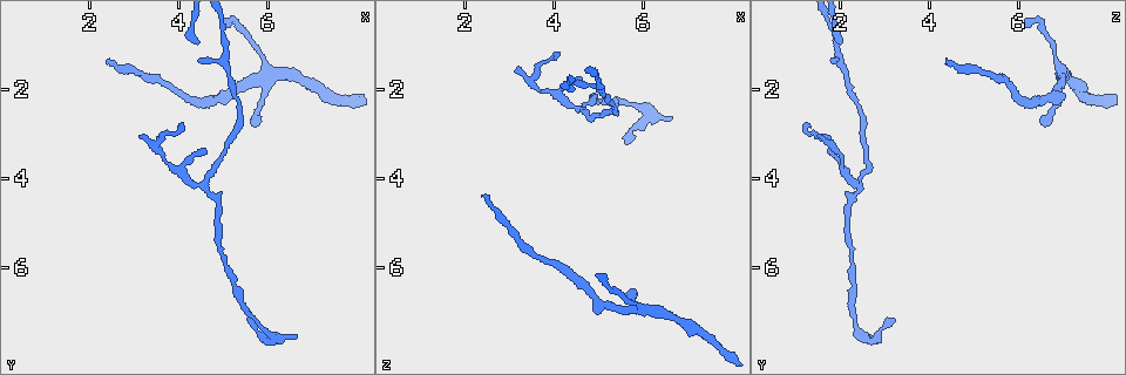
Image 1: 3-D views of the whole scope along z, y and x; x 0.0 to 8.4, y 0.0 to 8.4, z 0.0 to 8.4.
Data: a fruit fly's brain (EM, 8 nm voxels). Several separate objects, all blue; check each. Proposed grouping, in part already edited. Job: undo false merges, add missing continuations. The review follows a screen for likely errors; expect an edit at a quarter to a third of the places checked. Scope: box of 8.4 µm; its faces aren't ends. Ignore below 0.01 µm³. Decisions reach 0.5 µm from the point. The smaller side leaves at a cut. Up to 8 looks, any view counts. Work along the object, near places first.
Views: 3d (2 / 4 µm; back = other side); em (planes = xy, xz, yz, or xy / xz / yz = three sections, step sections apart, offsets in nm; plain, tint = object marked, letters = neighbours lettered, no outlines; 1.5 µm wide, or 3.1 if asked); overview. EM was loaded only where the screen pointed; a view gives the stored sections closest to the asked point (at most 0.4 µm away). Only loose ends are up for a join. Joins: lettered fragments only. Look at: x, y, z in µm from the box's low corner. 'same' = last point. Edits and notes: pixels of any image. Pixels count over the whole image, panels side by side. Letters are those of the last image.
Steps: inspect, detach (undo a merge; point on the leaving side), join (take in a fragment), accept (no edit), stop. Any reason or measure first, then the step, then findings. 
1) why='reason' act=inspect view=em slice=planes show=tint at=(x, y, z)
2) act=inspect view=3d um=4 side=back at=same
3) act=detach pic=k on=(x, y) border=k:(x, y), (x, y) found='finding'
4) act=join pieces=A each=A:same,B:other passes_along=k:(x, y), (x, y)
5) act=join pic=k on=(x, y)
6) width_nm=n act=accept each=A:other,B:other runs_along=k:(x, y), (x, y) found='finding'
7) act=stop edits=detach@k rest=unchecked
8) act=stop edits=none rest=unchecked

why='tapers out' act=inspect view=3d um=2 at=(5.55, 7.15, 3.10)

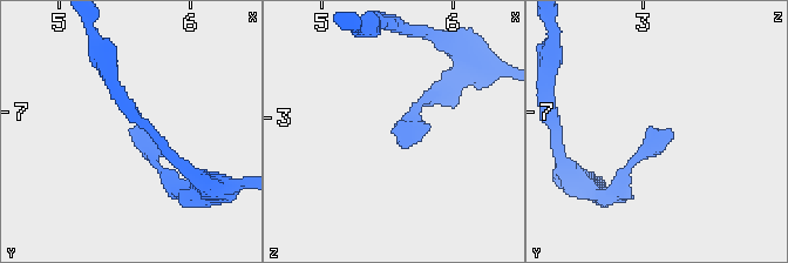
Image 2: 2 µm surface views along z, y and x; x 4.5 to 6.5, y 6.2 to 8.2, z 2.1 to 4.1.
act=inspect view=em slice=planes show=letters at=(5.54, 7.12, 3.08)

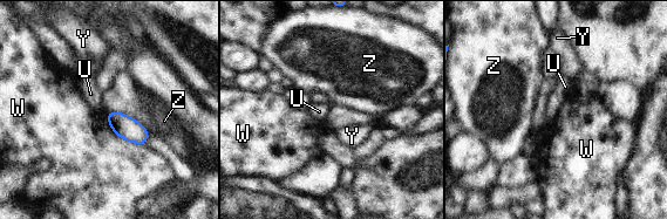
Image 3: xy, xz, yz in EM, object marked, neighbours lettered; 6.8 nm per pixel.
width_nm=150 act=accept each=U:other,W:other,Y:other,Z:other border=3:(107, 113), (104, 116) found='no lettered fragment goes on from it'

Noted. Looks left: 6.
why='thick turns thin' act=inspect view=em slice=planes show=letters at=(6.05, 1.70, 6.95)

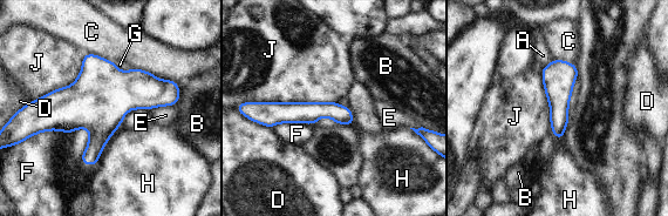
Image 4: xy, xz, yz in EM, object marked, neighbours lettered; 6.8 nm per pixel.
act=accept each=A:other,B:other,C:other,D:other,E:other,F:other,G:other,H:other,J:other border=4:(256, 101), (336, 102) found='one neuron here'

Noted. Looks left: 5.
why='thin end' act=inspect view=3d um=2 at=(2.35, 1.35, 4.40)

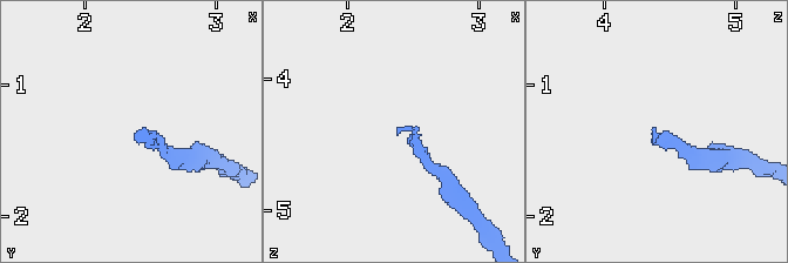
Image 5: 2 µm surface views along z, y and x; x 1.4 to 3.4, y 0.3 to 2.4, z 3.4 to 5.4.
why='now the EM' act=inspect view=em slice=planes show=letters at=(2.40, 1.36, 4.40)

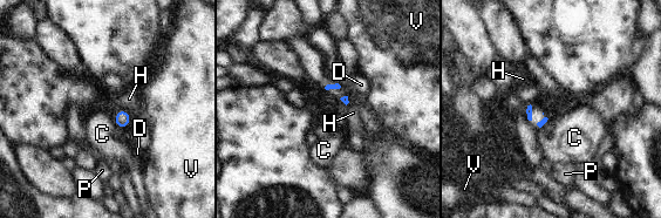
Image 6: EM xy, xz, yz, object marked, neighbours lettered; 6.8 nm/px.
act=accept each=C:other,D:other,H:other,P:other,V:other border=6:(111, 118), (122, 129) found='no lettered fragment goes on from it'

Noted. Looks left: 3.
act=stop edits=none rest=unchecked

